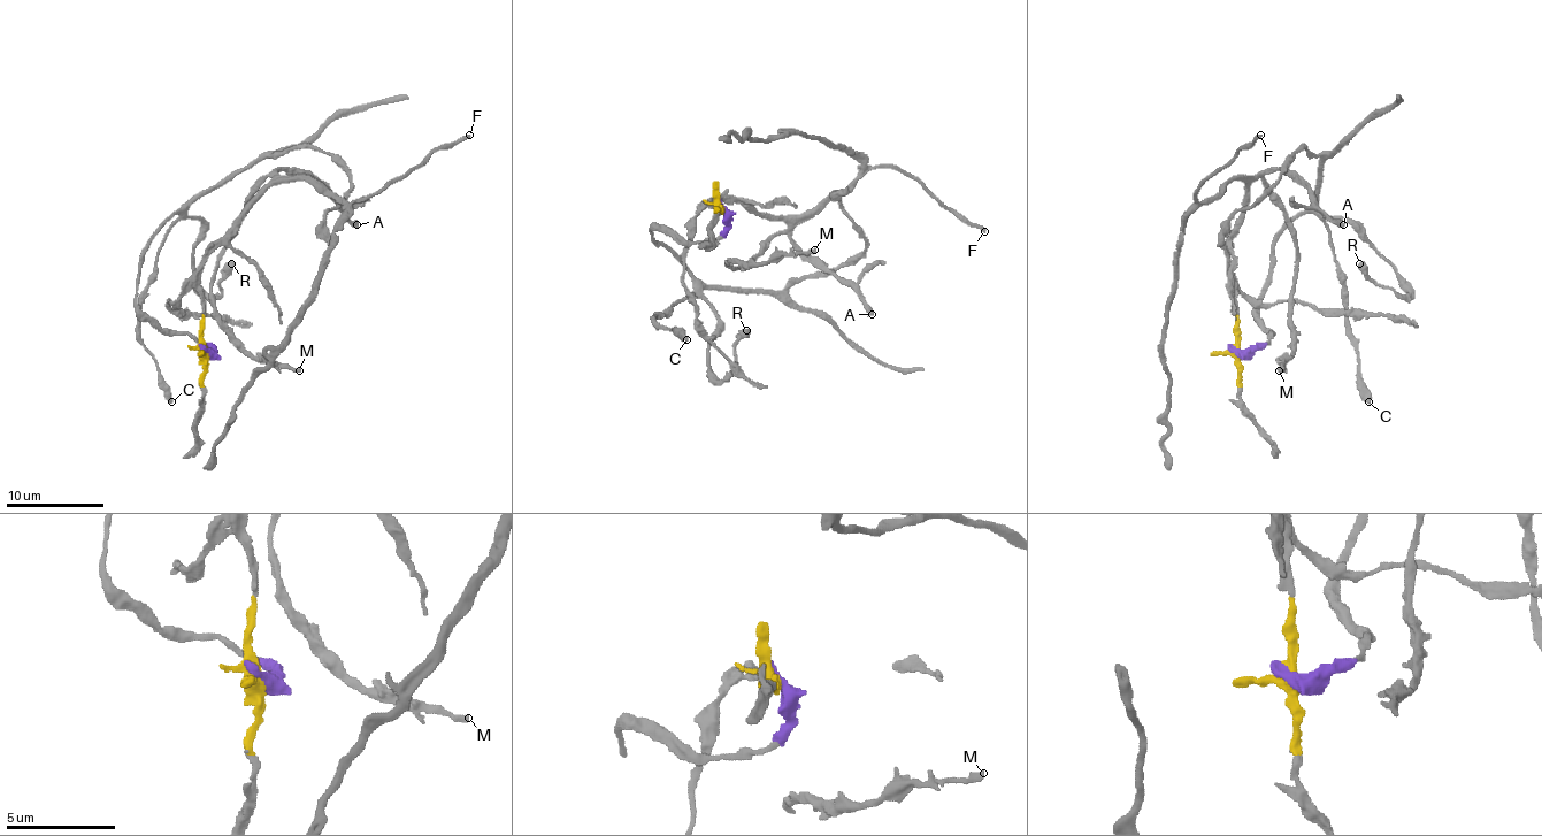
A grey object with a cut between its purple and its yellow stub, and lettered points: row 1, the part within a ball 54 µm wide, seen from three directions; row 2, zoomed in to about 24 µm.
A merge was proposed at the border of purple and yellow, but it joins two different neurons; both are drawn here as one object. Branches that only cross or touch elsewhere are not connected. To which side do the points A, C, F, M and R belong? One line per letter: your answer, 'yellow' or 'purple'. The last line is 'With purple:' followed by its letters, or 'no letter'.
A: yellow
C: purple
F: yellow
M: yellow
R: purple
With purple: C, R

